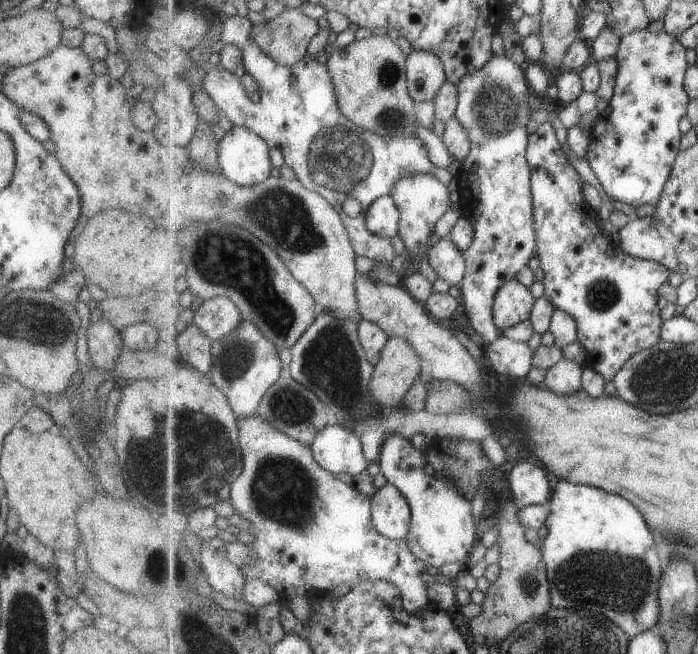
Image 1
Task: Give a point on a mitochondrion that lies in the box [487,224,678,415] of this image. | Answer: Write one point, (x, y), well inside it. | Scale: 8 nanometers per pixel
(603, 294)

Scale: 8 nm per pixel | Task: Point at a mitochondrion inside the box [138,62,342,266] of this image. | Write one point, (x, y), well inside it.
(280, 214)

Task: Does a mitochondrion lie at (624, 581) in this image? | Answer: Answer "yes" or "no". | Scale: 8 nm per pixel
yes

